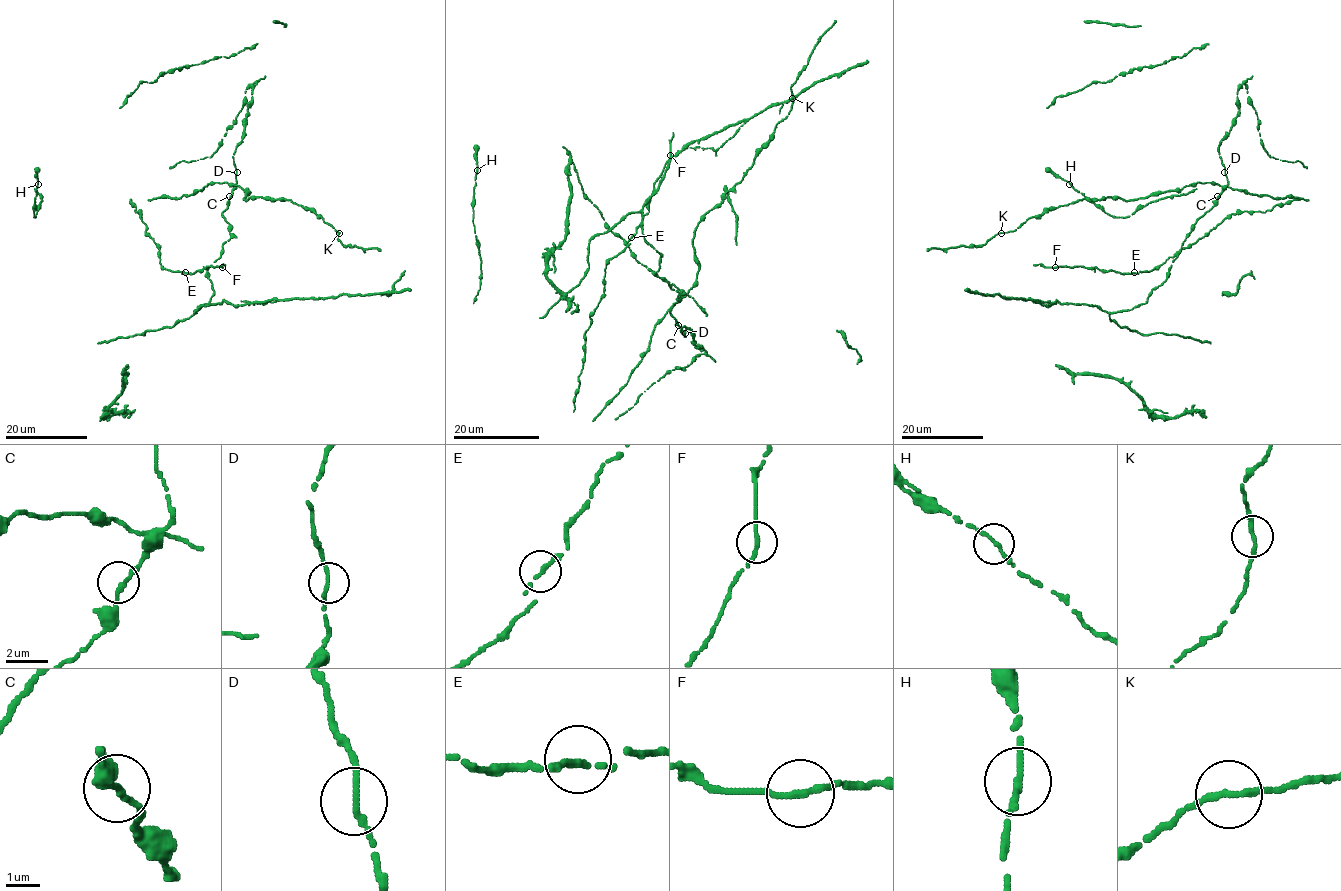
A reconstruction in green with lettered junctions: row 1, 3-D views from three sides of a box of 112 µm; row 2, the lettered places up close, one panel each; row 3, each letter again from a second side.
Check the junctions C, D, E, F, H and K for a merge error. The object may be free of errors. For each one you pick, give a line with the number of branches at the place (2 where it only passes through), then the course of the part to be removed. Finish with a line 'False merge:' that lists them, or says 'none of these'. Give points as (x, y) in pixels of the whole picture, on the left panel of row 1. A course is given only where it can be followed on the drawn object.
False merge: none of these

